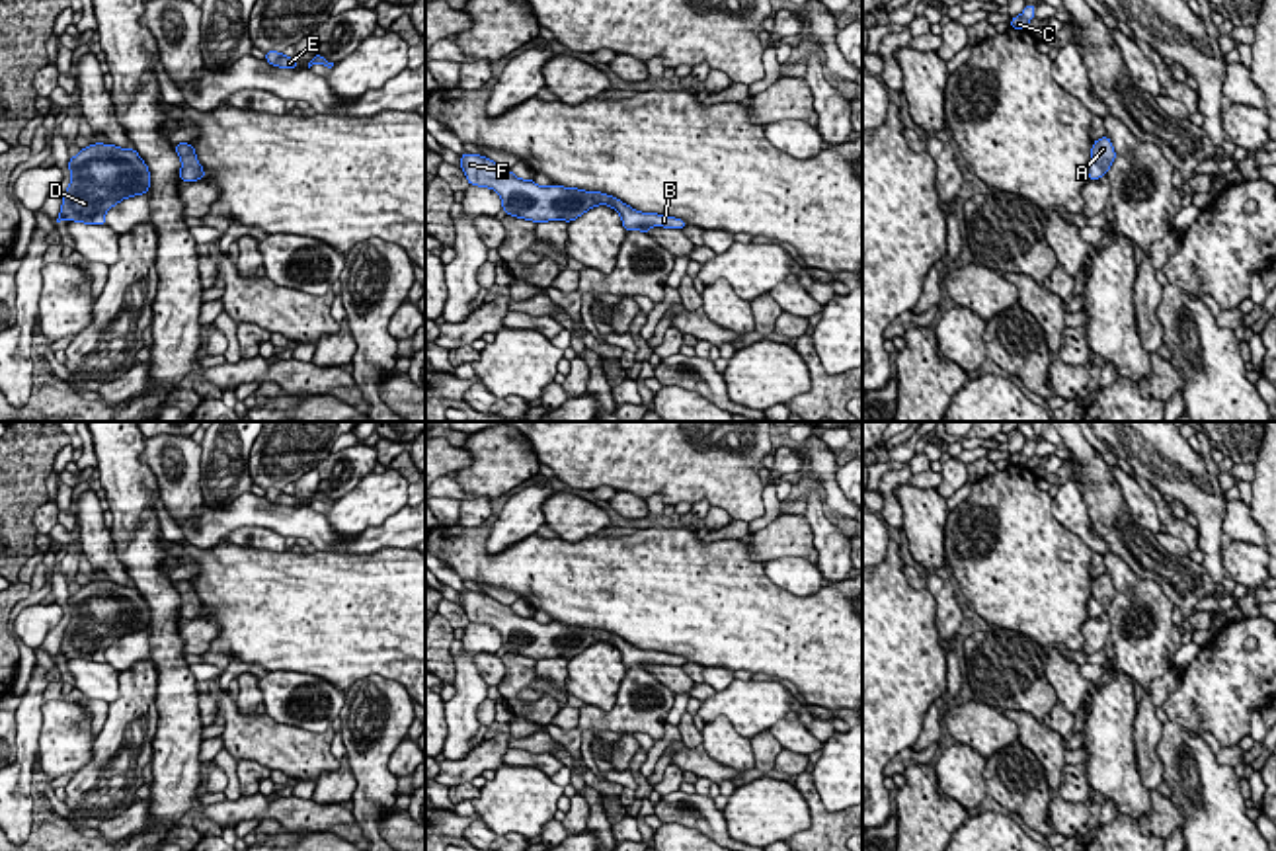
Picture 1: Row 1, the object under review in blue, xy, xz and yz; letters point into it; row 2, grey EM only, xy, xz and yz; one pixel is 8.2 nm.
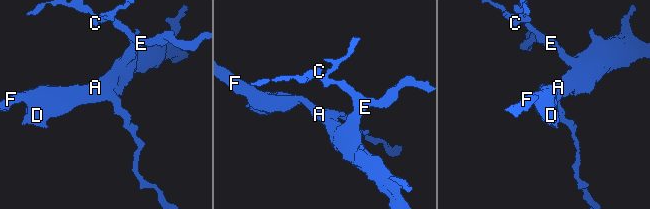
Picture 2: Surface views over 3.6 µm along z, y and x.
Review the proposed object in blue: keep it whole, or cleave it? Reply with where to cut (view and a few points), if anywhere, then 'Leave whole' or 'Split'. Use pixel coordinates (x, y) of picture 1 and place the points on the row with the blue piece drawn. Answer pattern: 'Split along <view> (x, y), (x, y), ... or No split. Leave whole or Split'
No split. Leave whole

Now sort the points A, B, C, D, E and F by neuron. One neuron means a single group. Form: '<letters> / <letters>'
A B C D E F

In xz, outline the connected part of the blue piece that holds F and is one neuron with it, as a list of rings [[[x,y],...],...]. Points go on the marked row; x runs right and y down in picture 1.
[[[466,152],[460,156],[460,168],[470,185],[498,191],[501,197],[501,209],[517,219],[527,219],[533,223],[572,223],[597,205],[609,205],[620,215],[626,232],[642,230],[648,234],[652,226],[679,230],[687,226],[683,219],[640,213],[620,199],[601,191],[583,191],[562,185],[537,185],[533,180],[521,180],[513,176],[511,170],[498,166],[486,156]]]

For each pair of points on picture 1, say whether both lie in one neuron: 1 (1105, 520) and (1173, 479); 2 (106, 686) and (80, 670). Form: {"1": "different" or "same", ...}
{"1": "different", "2": "same"}

